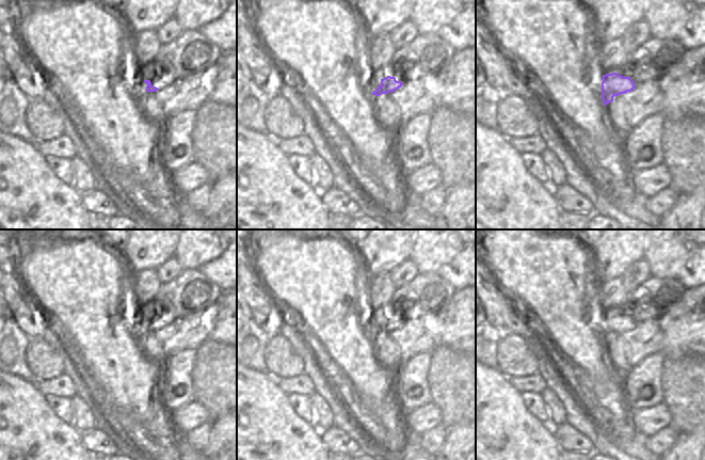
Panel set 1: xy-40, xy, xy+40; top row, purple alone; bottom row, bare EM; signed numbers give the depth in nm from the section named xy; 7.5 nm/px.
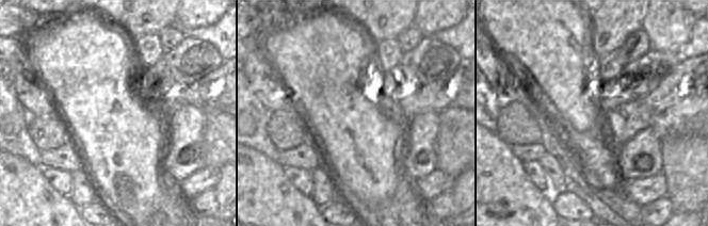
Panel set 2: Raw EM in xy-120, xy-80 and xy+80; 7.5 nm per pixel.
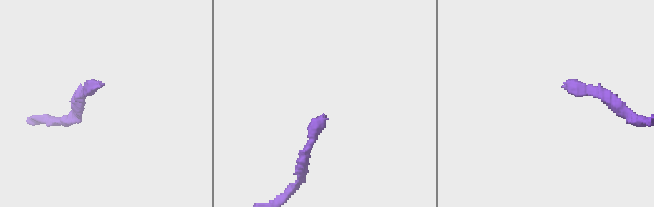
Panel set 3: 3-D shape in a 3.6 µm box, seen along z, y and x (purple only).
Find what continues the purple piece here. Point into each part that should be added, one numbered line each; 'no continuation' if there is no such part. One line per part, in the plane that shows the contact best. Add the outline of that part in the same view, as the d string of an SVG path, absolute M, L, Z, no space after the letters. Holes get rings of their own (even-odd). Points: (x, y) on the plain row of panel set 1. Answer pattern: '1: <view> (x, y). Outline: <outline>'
1: xy-40 (161, 313). Outline: M154 299L142 310L140 315L143 319L149 319L151 324L162 329L176 319L174 306L169 301Z

